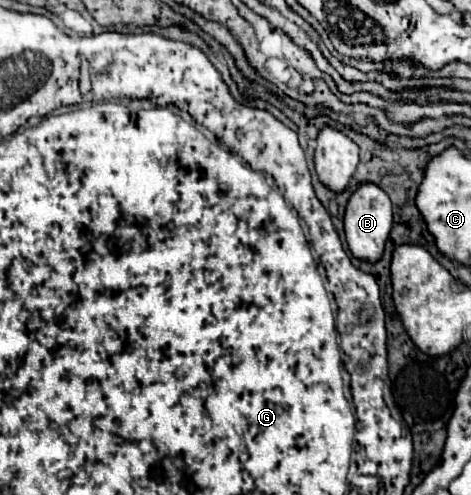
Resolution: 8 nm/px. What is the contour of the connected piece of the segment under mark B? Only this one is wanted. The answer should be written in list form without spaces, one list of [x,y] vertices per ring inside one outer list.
[[[359,183],[347,201],[345,217],[343,217],[349,251],[357,259],[367,259],[367,261],[381,259],[383,249],[385,249],[385,241],[391,231],[391,223],[393,223],[393,213],[391,213],[391,201],[389,201],[387,193],[383,193],[383,189],[379,189],[377,185]]]

